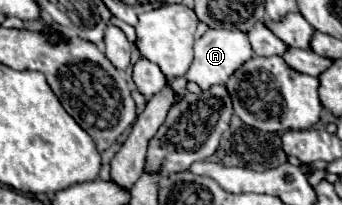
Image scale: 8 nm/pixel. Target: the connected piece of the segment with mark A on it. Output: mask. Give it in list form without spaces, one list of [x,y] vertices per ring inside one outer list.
[[[210,28],[200,40],[196,40],[194,44],[194,62],[190,66],[190,70],[186,72],[184,78],[178,78],[178,80],[172,80],[172,88],[176,92],[176,100],[180,100],[184,96],[184,84],[186,80],[194,80],[202,90],[214,86],[214,84],[224,84],[228,82],[228,78],[246,62],[254,56],[254,50],[250,46],[250,40],[248,40],[248,32],[242,32],[242,30],[226,30],[226,28]]]

